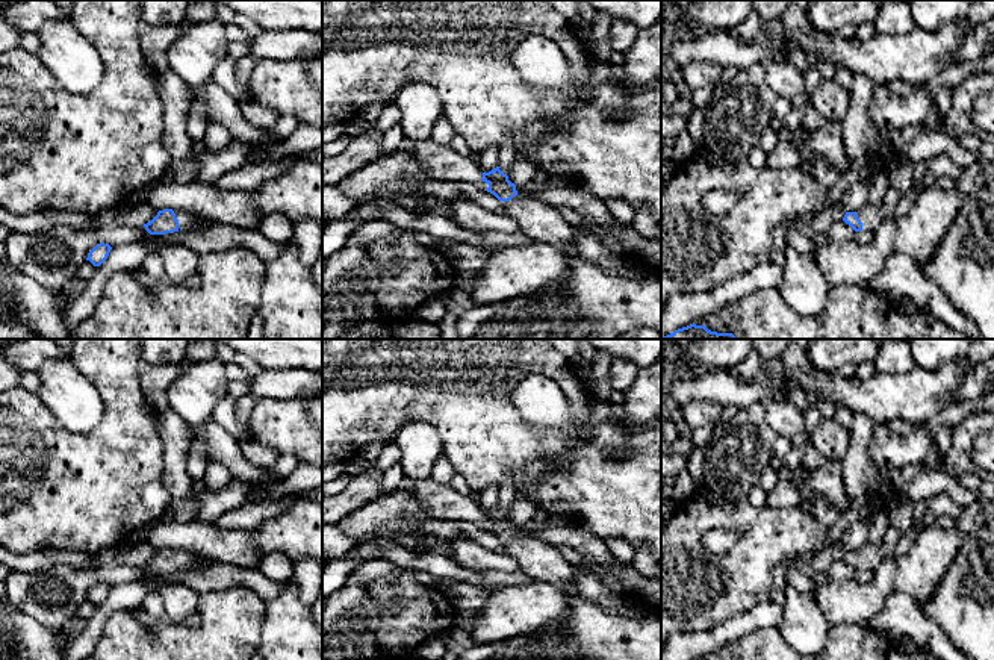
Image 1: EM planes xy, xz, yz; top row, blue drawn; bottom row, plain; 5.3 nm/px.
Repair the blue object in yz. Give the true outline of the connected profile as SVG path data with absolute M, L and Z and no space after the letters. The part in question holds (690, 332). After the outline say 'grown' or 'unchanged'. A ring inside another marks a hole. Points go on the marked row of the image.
M694 322L675 330L663 339L737 339L732 333L717 333L708 330L705 325L696 325Z; unchanged

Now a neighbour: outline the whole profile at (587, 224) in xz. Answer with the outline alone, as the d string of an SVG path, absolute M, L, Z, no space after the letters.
M582 216L582 221L579 226L575 226L576 232L586 232L586 233L592 233L595 236L598 236L599 239L604 239L605 244L613 248L616 253L622 251L623 256L626 259L634 259L637 262L643 262L648 266L652 266L651 263L648 263L645 259L638 257L638 256L632 256L628 250L625 250L620 242L613 236L611 230L599 226L595 219Z

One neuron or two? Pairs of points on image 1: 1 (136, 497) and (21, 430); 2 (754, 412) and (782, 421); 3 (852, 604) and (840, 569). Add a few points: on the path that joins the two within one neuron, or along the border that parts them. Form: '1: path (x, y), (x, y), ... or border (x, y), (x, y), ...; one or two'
1: path (108, 488), (79, 488), (50, 459); one
2: border (760, 401), (766, 410), (767, 424), (778, 435); two
3: border (825, 572), (834, 580), (852, 580); two

